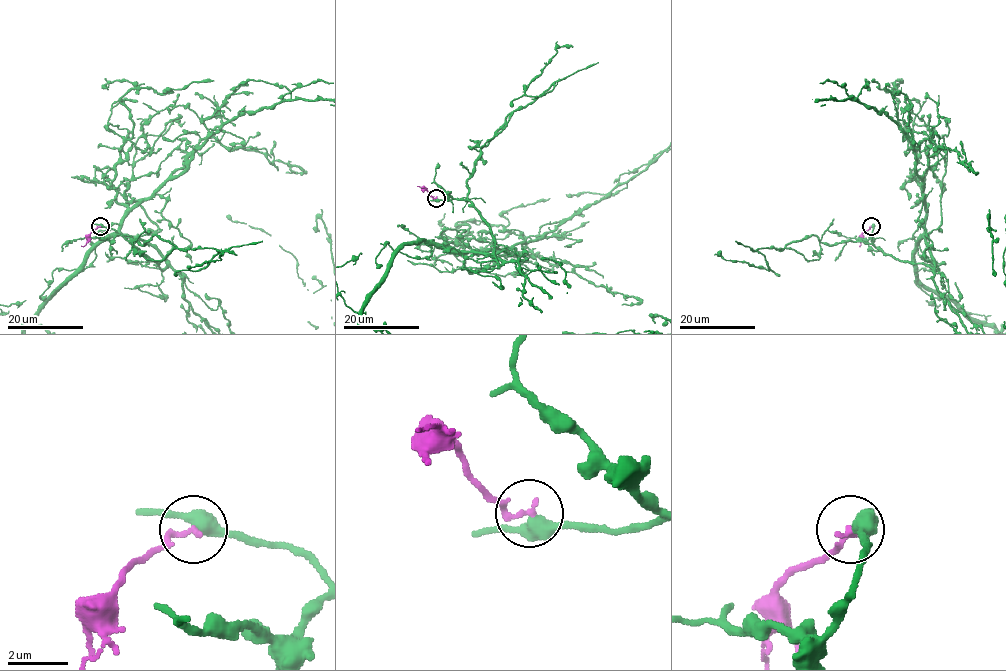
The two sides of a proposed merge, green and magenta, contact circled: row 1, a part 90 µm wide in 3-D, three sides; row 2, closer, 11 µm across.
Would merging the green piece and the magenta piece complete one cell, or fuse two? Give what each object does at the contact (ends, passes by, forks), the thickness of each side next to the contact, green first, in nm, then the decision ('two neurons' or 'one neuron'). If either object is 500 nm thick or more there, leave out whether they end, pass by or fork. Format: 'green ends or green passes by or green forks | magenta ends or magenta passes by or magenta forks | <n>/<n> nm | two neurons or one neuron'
green passes by | magenta ends | 480/200 nm | two neurons

